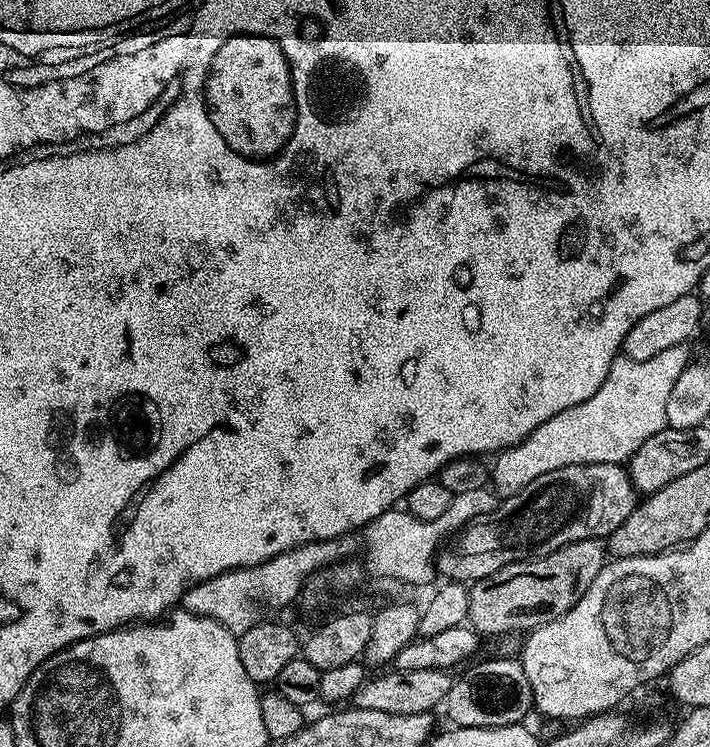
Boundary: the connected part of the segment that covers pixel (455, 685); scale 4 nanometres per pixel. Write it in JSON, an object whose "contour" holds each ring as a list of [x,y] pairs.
{"contour":[[[516,658],[495,659],[484,660],[481,664],[473,663],[468,666],[473,668],[465,667],[459,673],[461,676],[457,675],[453,679],[446,709],[455,727],[504,727],[528,720],[528,711],[531,713],[534,705],[523,663]]]}

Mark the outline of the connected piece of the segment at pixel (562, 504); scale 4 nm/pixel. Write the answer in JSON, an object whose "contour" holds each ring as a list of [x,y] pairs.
{"contour":[[[621,464],[570,465],[542,474],[513,497],[497,503],[492,513],[482,514],[456,532],[435,555],[435,571],[448,582],[475,582],[494,574],[499,568],[519,560],[534,560],[558,550],[563,544],[607,538],[630,514],[638,503],[638,493],[632,486],[628,469]]]}

